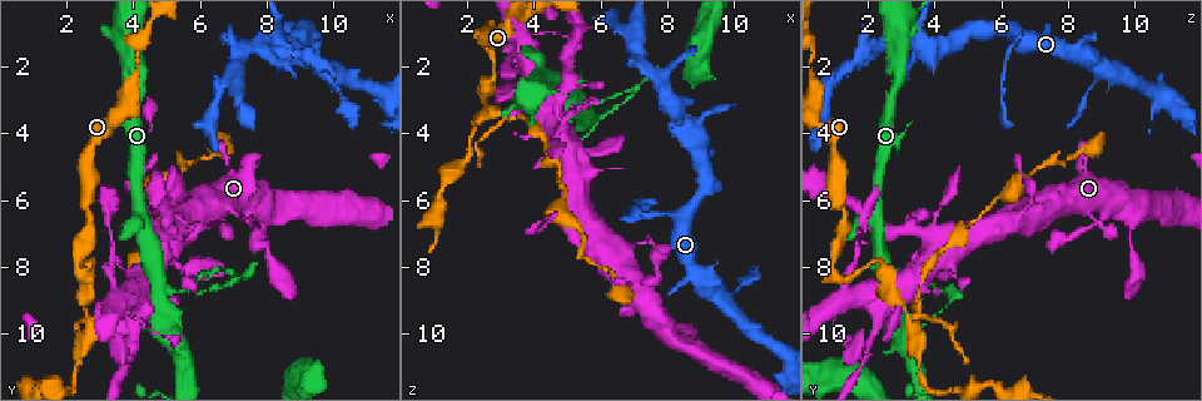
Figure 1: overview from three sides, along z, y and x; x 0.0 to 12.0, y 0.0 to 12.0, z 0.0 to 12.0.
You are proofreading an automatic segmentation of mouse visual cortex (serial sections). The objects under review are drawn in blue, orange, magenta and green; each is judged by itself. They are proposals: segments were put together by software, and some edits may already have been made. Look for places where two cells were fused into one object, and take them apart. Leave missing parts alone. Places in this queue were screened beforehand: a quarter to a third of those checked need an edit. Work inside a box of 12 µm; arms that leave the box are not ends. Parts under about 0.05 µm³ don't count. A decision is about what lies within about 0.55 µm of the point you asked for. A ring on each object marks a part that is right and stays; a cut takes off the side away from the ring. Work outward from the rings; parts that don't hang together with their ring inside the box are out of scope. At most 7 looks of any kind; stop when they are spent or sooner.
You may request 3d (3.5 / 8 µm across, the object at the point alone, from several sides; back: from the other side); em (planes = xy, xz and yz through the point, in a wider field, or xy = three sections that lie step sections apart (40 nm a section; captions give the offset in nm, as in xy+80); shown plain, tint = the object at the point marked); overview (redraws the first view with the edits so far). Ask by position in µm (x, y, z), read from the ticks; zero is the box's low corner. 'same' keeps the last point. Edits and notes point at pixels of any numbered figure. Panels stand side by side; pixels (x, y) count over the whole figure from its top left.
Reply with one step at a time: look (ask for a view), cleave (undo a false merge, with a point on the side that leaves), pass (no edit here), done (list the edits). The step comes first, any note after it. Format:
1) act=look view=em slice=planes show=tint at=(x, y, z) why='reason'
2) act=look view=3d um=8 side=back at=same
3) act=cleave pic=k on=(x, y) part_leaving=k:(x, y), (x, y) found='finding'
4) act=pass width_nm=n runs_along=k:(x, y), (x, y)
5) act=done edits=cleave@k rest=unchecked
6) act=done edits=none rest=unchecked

act=look view=3d um=3.5 at=(8.2, 0.9, 3.4) why='three arms meet'

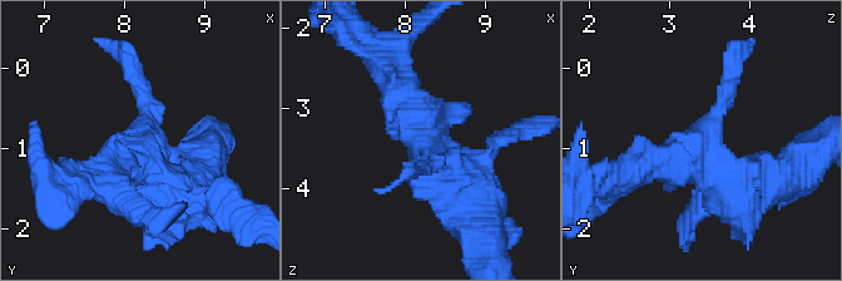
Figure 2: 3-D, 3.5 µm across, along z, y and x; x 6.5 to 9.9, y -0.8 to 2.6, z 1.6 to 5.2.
act=look view=em slice=planes show=tint at=(8.20, 0.90, 3.40)

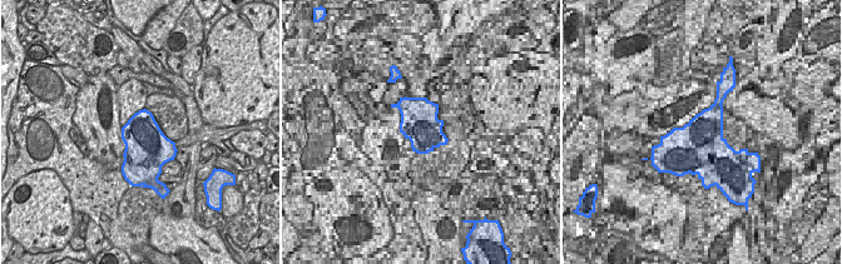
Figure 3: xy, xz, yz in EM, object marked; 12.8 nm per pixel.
act=pass runs_along=2:(181, 190), (150, 177), (147, 97), (127, 69) found='all the same cell'

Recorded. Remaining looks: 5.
act=look view=3d um=3.5 at=(7.1, 1.4, 6.3) why='abrupt turn'

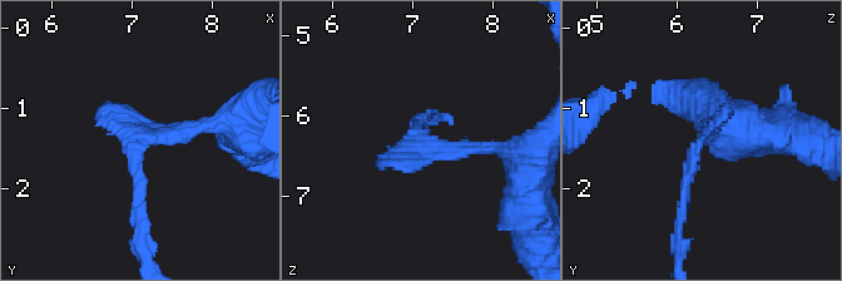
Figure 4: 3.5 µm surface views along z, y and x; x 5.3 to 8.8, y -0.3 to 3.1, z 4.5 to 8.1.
act=look view=em slice=xy step=1 show=tint at=(7.15, 1.50, 6.25)

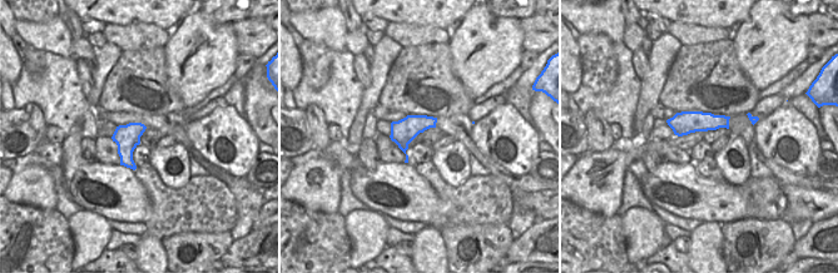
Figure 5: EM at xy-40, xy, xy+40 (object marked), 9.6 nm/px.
act=pass runs_along=4:(219, 126), (134, 153), (138, 218) found='one cell here'

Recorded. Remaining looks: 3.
act=look view=em slice=xy step=3 show=tint at=(4.9, 7.2, 4.0) why='sharp bend'

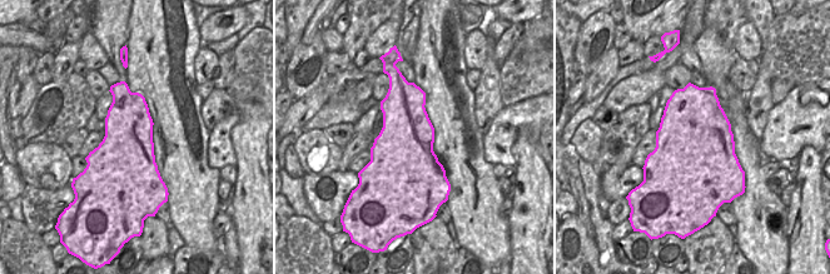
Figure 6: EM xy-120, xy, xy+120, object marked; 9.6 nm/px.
act=look view=3d um=3.5 at=same

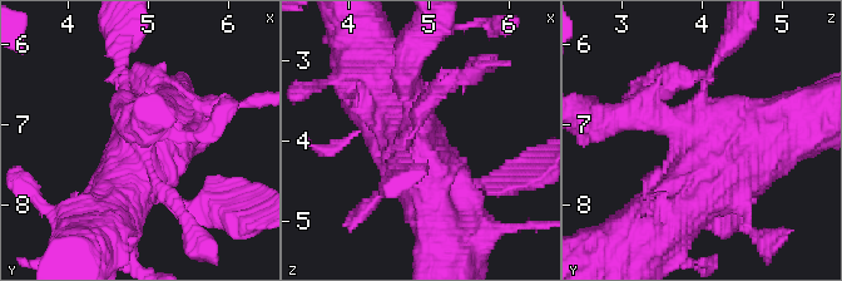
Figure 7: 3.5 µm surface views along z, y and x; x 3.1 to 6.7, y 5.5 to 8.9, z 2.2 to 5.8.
act=pass runs_along=7:(790, 131), (706, 177), (668, 215) found='continuous, no second cell'

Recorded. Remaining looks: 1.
act=done edits=none rest=unchecked

